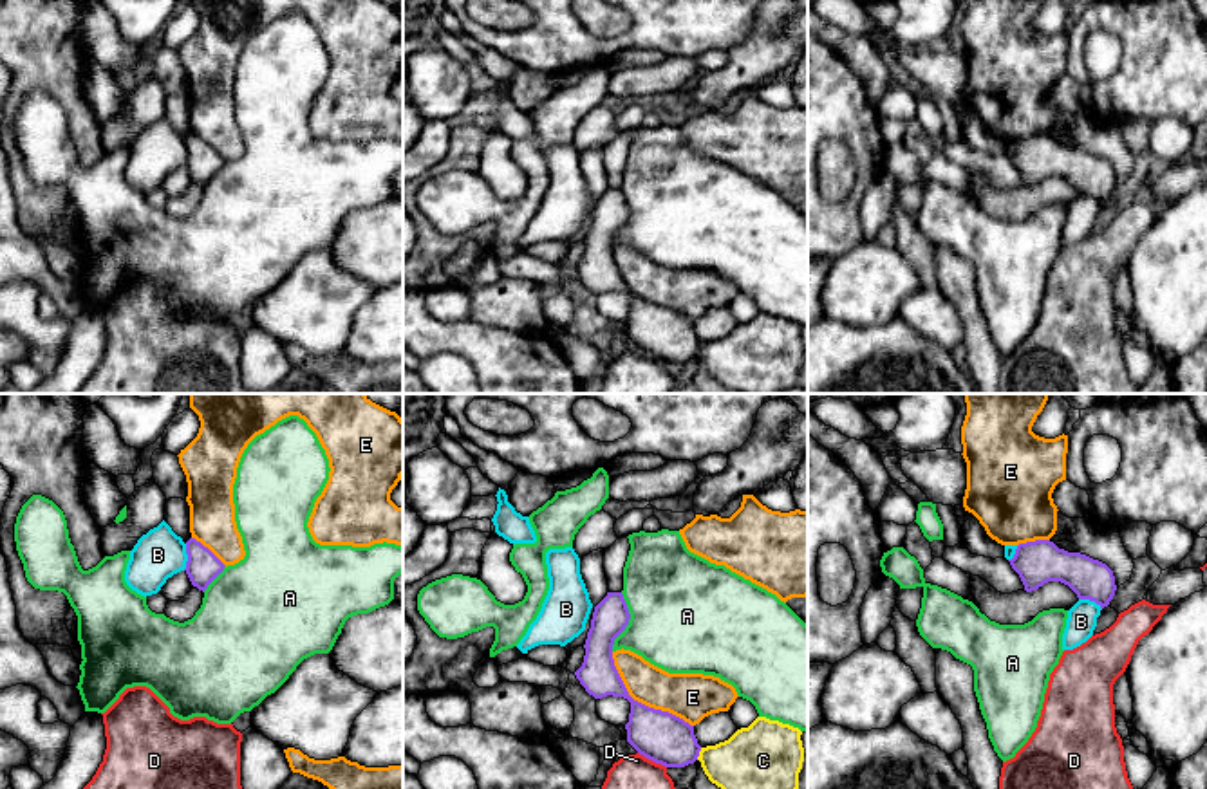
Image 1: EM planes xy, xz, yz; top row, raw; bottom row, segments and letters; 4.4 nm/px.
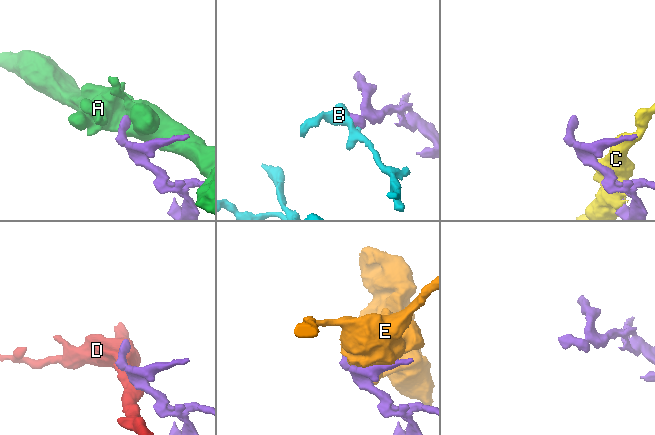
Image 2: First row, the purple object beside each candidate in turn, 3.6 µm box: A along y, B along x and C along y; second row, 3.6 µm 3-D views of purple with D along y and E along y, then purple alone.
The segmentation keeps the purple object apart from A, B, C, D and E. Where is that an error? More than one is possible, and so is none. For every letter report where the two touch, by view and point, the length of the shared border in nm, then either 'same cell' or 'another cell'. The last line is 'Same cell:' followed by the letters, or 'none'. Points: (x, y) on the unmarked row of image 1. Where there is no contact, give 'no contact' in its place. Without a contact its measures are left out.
A: xz (627, 217) | 260 nm | another cell
B: xy (188, 152) | 120 nm | another cell
C: xz (698, 349) | 60 nm | another cell
D: xz (653, 356) | 150 nm | another cell
E: xz (640, 298) | 500 nm | another cell
Same cell: none

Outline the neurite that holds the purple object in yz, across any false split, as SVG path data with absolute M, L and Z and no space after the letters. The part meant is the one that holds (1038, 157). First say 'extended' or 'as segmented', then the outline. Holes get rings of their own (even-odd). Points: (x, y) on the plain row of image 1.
as segmented | M1050 135L1019 139L1008 157L1019 170L1026 188L1037 186L1048 177L1061 177L1079 195L1095 197L1104 204L1117 186L1113 166L1106 159L1081 148L1059 144Z

